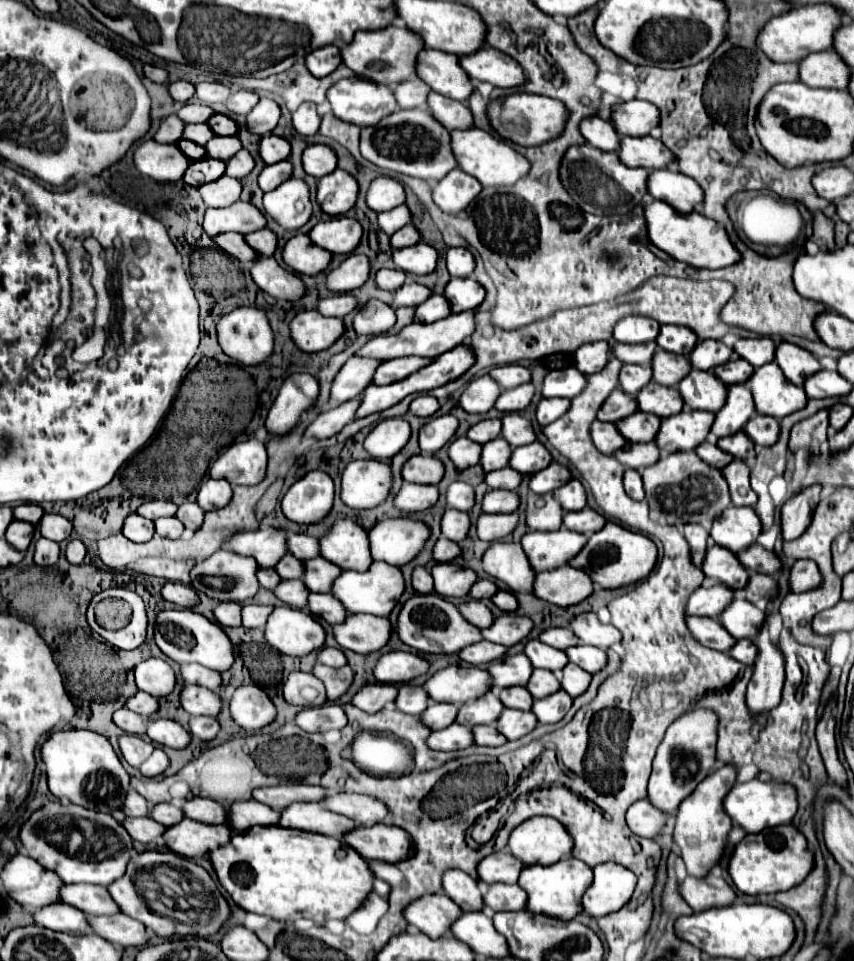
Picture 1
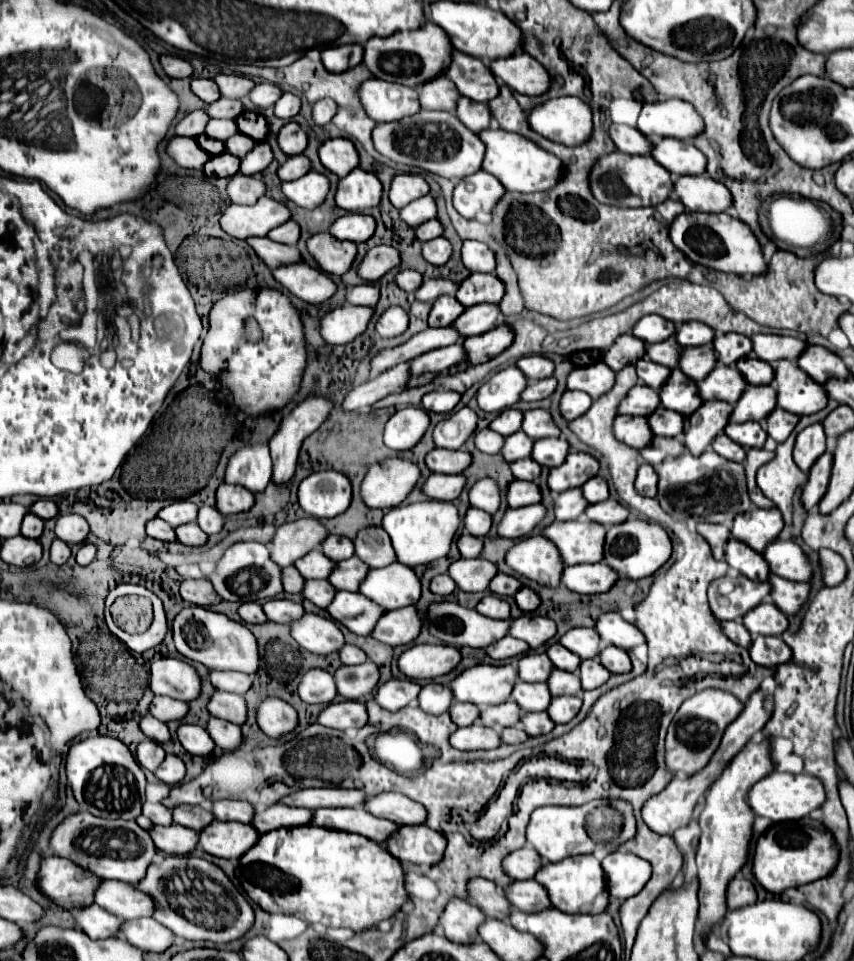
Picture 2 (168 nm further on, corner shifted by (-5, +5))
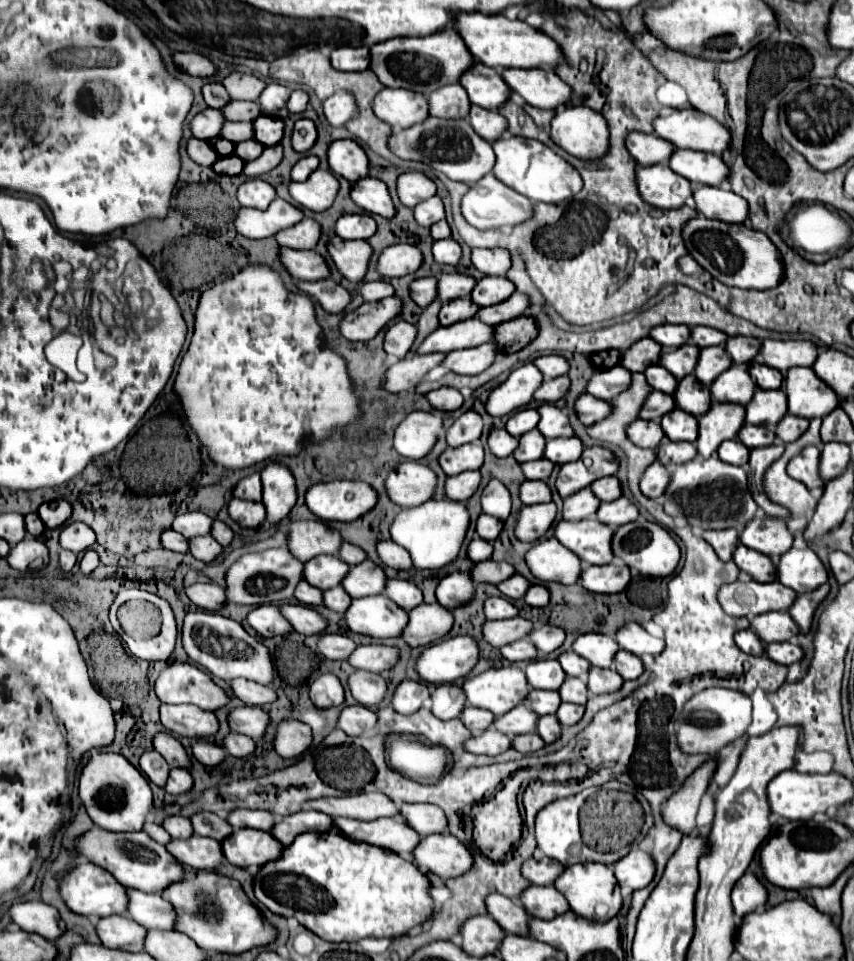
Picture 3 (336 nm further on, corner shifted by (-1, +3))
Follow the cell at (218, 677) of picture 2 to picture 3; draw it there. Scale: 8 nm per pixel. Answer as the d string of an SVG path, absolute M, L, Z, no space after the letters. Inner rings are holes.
M235 678L235 680L229 680L227 684L229 684L231 692L247 706L261 706L261 704L273 702L277 698L277 694L271 686L249 682L245 678Z

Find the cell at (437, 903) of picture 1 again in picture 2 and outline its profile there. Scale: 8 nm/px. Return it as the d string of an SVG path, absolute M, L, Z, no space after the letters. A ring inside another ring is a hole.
M451 900L441 914L441 928L445 928L445 936L457 944L477 942L477 930L483 922L485 914L467 900Z

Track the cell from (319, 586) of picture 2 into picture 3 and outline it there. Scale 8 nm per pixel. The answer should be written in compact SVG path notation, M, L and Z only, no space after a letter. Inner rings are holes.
M341 586L323 590L323 606L327 606L333 612L343 614L349 608L349 602L351 602L351 596L345 594L345 590Z

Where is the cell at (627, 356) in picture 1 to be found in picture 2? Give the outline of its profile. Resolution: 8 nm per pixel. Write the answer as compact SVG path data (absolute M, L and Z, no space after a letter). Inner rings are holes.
M669 338L669 340L659 342L659 344L649 344L647 346L647 356L653 362L673 370L673 368L677 368L677 362L681 358L681 346L677 344L675 338Z

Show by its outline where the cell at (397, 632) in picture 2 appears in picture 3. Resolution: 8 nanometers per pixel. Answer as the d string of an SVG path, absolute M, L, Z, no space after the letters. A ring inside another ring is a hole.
M419 604L409 612L409 622L401 638L409 646L427 646L443 638L453 626L453 616L441 604Z

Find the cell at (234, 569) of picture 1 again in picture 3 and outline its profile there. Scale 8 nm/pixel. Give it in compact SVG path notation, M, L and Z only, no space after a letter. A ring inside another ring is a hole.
M269 548L241 556L225 572L225 596L235 604L279 604L293 598L293 590L303 576L303 562L295 560L287 548Z

